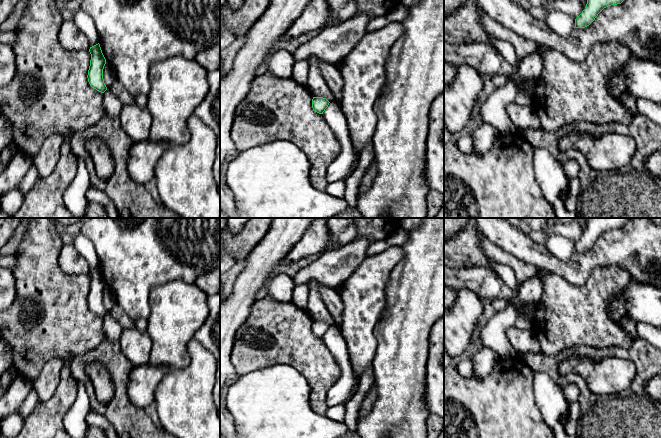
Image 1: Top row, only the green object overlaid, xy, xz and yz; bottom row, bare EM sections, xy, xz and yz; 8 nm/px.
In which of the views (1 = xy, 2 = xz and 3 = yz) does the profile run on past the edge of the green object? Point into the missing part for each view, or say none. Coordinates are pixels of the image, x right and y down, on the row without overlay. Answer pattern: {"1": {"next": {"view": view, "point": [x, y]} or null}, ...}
{"1": {"next": null}, "2": {"next": null}, "3": {"next": null}}

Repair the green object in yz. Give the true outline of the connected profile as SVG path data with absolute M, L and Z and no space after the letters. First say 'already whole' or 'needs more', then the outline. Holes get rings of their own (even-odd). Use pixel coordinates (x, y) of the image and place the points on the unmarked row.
already whole; M591 218L582 237L575 243L575 252L589 250L606 231L621 228L633 218Z

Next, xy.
already whole; M98 267L90 271L89 276L91 278L91 284L87 299L88 306L92 312L104 317L107 314L103 303L103 293L106 283L102 277L100 268Z

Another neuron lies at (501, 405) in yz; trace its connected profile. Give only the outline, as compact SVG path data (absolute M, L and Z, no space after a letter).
M520 356L497 357L491 372L482 379L462 376L455 365L445 367L444 438L556 438L536 404L533 386L533 371Z

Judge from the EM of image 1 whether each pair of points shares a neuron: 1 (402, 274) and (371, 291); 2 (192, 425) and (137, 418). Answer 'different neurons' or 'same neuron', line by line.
1: different neurons
2: different neurons

